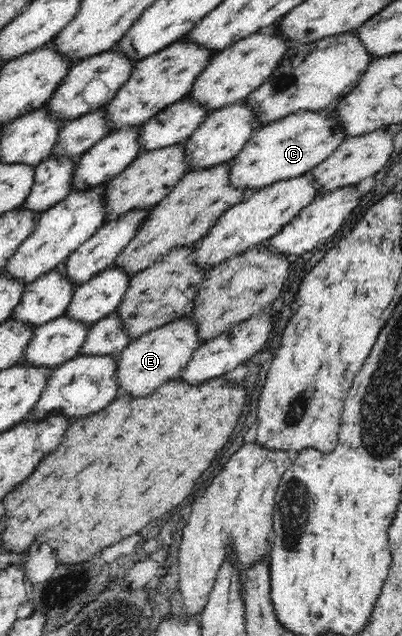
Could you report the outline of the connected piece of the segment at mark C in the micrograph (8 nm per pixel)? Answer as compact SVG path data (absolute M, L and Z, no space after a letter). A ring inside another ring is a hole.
M336 105L324 110L291 113L262 125L248 139L242 152L233 160L231 183L234 186L244 186L252 192L284 179L310 173L314 167L328 159L346 139L346 130L344 126L340 126L340 120L336 116Z

